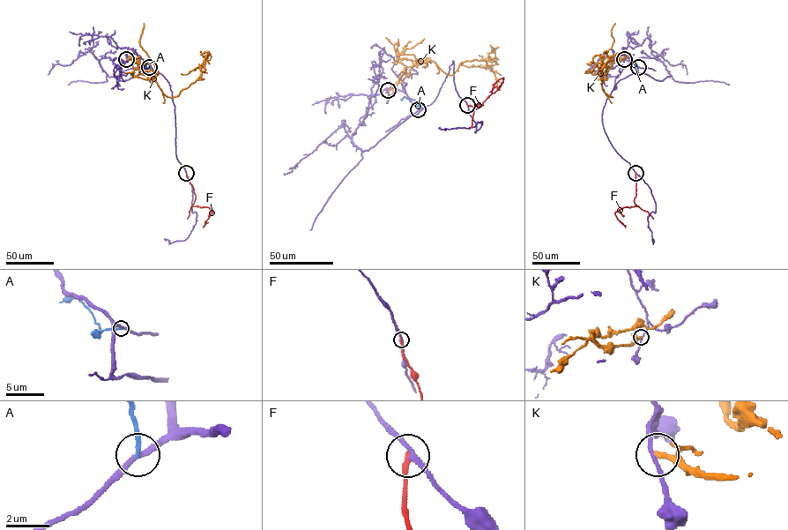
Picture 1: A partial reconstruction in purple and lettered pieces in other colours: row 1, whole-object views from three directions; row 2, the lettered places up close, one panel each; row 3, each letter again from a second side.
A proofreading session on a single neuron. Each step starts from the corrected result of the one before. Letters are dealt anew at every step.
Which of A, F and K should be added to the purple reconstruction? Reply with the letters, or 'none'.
none

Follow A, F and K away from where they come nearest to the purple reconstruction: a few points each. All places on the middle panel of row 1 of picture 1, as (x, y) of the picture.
A: (419, 109), (405, 96), (401, 100)
F: (468, 105), (479, 106), (480, 103), (474, 109), (480, 106), (497, 90), (503, 78), (489, 92)
K: (388, 90), (405, 68), (405, 73), (405, 66), (431, 60), (451, 75), (461, 63), (486, 58), (500, 89)

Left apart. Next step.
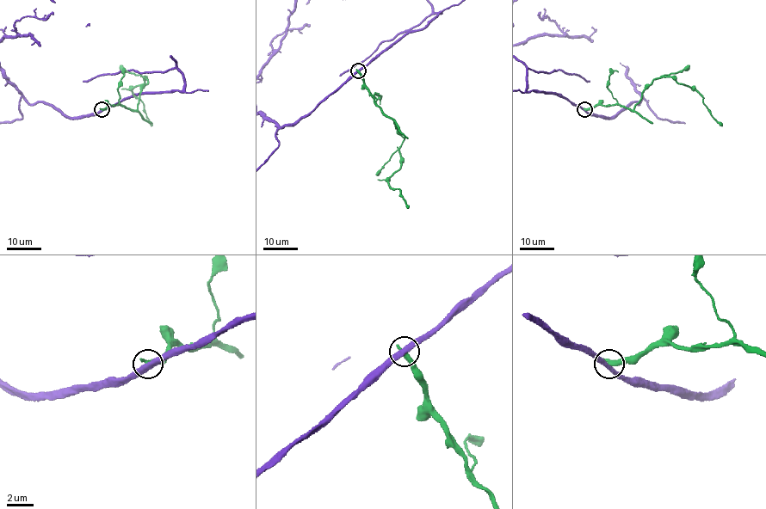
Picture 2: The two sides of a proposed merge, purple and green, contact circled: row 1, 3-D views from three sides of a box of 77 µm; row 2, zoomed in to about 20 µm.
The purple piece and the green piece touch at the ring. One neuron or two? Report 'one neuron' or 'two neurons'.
two neurons

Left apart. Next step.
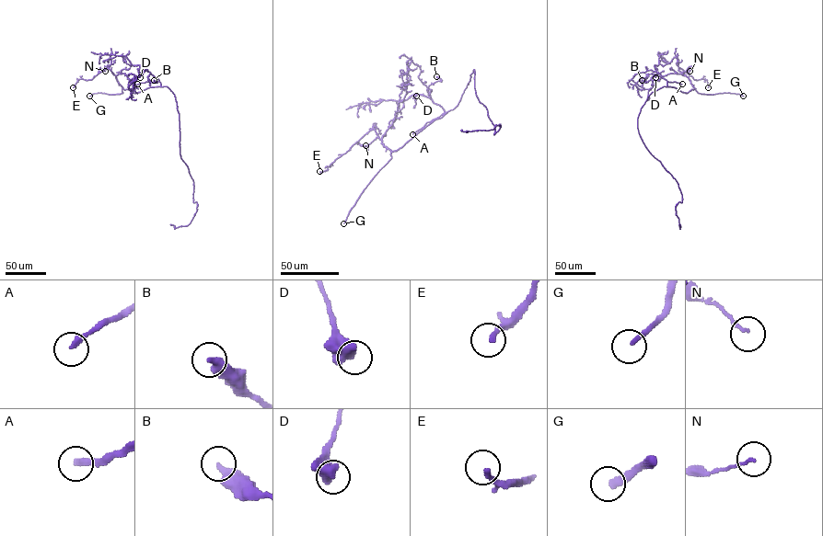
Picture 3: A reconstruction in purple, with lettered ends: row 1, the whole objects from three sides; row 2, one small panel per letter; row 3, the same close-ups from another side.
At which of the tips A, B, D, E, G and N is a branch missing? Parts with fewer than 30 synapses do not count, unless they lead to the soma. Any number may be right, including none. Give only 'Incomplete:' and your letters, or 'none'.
Incomplete: A, G

